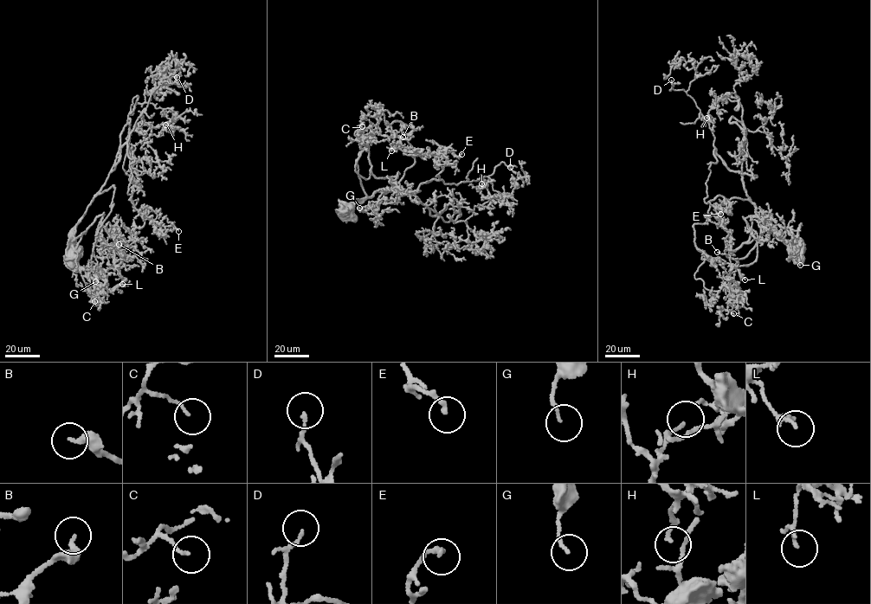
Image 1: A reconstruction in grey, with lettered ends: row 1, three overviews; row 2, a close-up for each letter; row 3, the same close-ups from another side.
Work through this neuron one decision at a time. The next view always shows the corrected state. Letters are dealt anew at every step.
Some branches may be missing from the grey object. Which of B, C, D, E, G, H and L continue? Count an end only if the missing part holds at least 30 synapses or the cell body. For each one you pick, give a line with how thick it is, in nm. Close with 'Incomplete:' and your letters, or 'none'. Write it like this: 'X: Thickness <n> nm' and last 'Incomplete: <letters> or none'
Incomplete: none

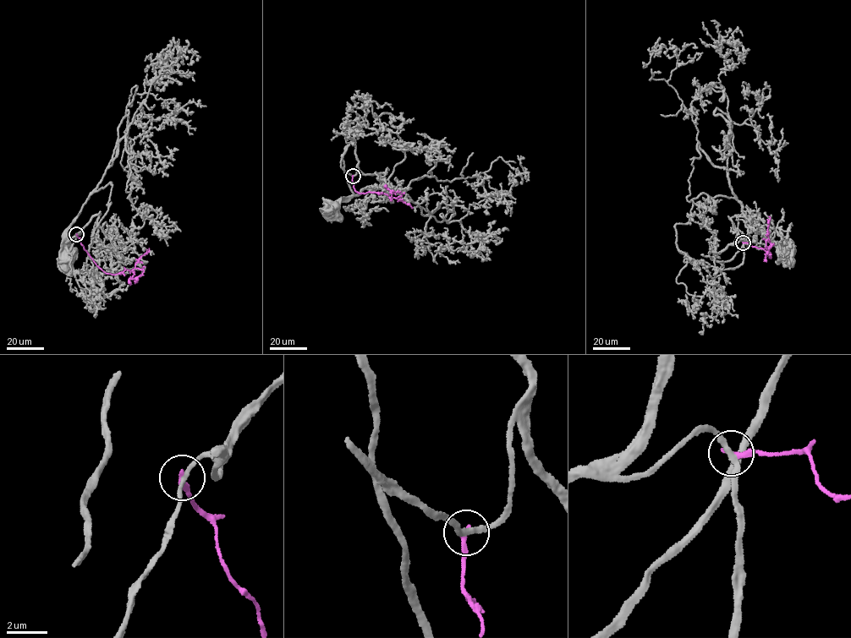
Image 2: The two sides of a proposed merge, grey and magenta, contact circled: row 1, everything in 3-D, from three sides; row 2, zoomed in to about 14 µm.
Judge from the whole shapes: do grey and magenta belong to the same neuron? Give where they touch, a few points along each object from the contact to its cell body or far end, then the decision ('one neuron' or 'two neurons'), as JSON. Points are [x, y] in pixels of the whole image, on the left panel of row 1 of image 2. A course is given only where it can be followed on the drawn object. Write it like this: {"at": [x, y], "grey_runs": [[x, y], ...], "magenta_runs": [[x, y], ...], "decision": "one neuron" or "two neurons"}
{"at": [76, 234], "grey_runs": [[76, 234], [79, 232], [79, 234], [79, 231], [67, 242], [70, 225], [74, 220], [63, 240], [67, 258]], "magenta_runs": [[76, 234], [85, 250], [104, 272], [116, 274], [142, 269], [143, 273], [129, 280], [130, 285]], "decision": "two neurons"}

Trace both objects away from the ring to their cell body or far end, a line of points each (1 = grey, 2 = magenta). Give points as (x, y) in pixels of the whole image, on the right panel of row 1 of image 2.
1: (743, 242), (727, 245), (711, 258), (721, 262), (731, 259), (754, 224), (782, 253)
2: (743, 242), (762, 248), (770, 258), (769, 240), (765, 242), (766, 262)

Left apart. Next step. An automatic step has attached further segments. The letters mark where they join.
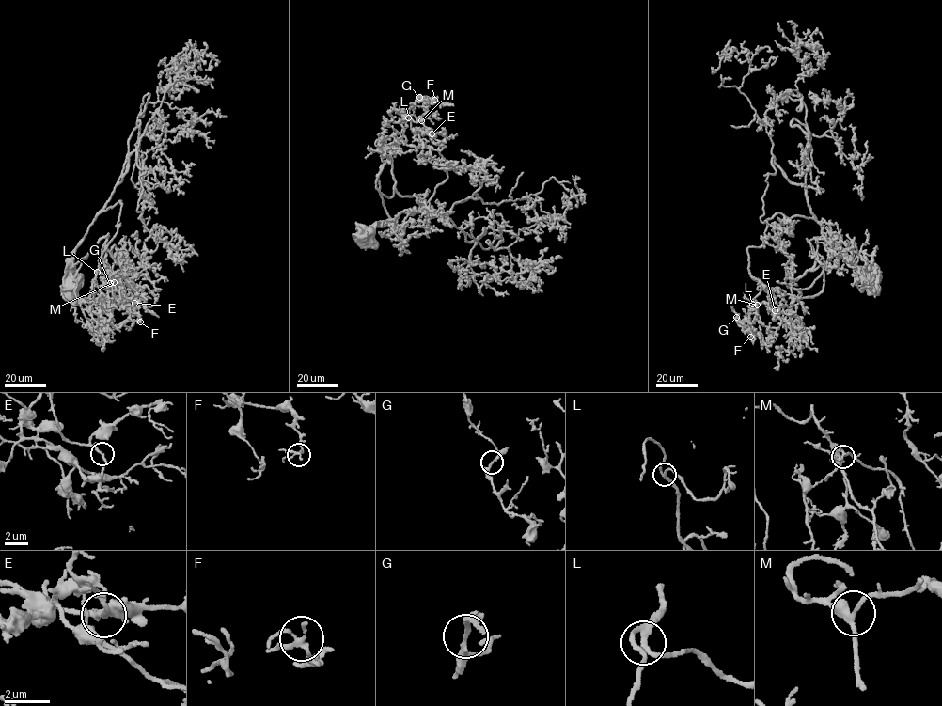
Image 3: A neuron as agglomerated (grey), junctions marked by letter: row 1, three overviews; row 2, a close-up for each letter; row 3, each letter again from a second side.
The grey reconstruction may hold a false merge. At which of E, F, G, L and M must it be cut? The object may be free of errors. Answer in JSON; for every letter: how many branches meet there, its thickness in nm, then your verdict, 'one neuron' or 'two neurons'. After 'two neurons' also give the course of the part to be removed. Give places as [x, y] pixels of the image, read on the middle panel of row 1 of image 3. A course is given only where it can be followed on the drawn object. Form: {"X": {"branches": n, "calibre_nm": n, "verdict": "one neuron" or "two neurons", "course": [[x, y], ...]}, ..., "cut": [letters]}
{"E": {"branches": 2, "calibre_nm": 200, "verdict": "one neuron"}, "F": {"branches": 3, "calibre_nm": 170, "verdict": "one neuron"}, "G": {"branches": 2, "calibre_nm": 200, "verdict": "one neuron"}, "L": {"branches": 3, "calibre_nm": 190, "verdict": "one neuron"}, "M": {"branches": 3, "calibre_nm": 240, "verdict": "one neuron"}, "cut": []}

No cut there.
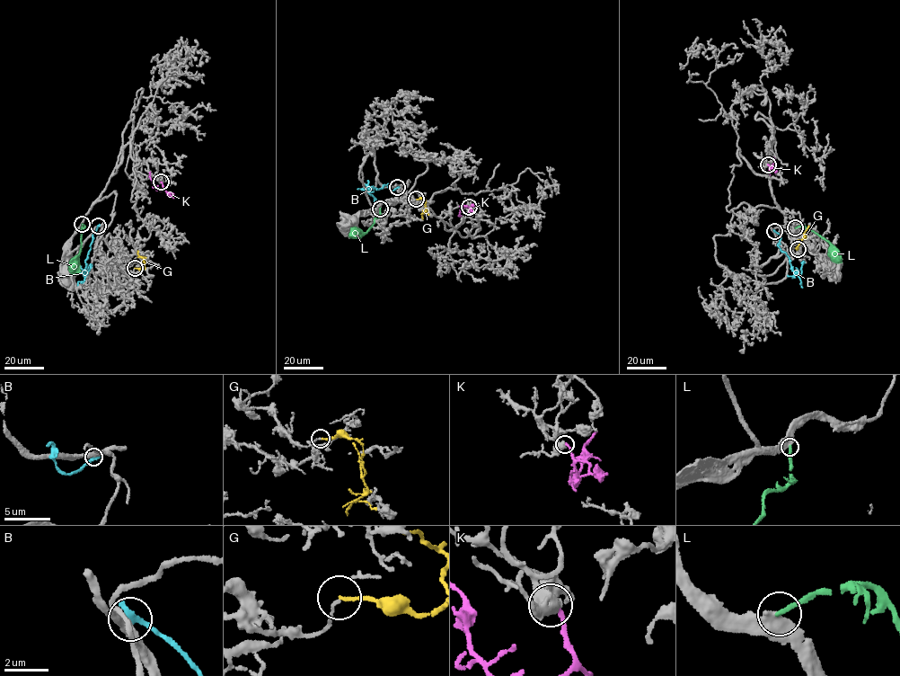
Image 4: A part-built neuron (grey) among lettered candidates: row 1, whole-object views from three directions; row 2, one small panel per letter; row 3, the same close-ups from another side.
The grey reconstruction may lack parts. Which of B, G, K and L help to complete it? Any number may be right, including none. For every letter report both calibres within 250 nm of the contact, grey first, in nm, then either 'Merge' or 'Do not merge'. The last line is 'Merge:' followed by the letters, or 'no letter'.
B: Thickness 400 nm (grey) against 320 nm. Do not merge
G: Thickness 140 nm (grey) against 140 nm. Do not merge
K: Thickness 500 nm (grey) against 240 nm. Merge
L: Thickness 400 nm (grey) against 240 nm. Do not merge
Merge: K

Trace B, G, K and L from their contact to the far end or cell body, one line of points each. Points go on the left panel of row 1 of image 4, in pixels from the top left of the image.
B: (98, 226), (84, 262), (83, 276), (91, 264)
G: (135, 268), (145, 268), (143, 259), (137, 250)
K: (161, 182), (163, 187), (157, 190), (150, 172)
L: (82, 225), (81, 246), (72, 273)

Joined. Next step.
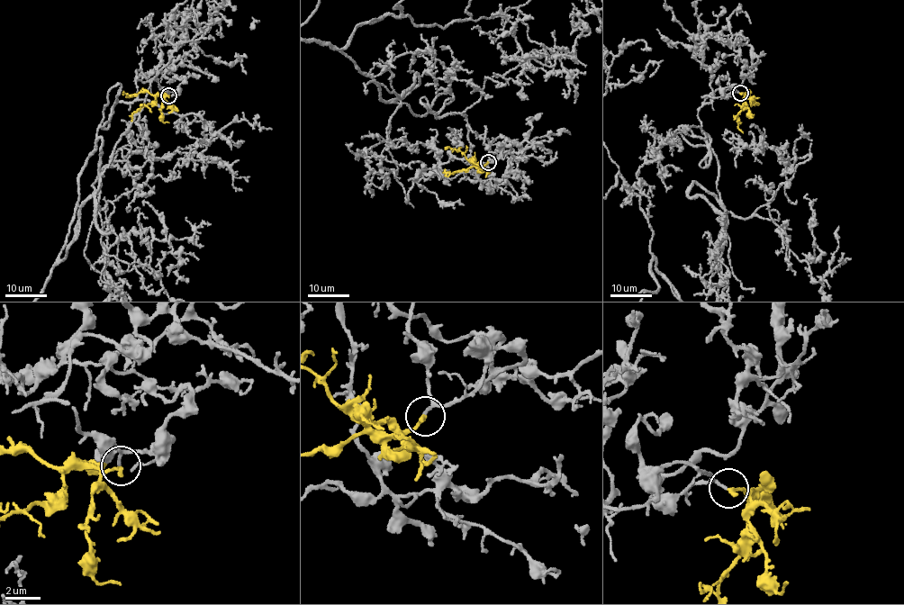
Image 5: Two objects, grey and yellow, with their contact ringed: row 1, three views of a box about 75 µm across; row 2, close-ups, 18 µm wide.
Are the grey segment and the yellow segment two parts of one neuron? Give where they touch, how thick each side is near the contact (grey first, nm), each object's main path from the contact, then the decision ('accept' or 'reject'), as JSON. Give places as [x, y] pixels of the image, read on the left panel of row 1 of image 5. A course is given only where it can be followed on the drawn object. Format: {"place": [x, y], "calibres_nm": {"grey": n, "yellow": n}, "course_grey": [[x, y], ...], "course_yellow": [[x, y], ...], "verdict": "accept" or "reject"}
{"place": [168, 95], "calibres_nm": {"grey": 110, "yellow": 240}, "course_grey": [[168, 95], [139, 79], [137, 98], [112, 110], [121, 85], [110, 88], [58, 262]], "course_yellow": [[168, 95], [158, 96], [140, 108], [133, 113], [131, 121]], "verdict": "accept"}

